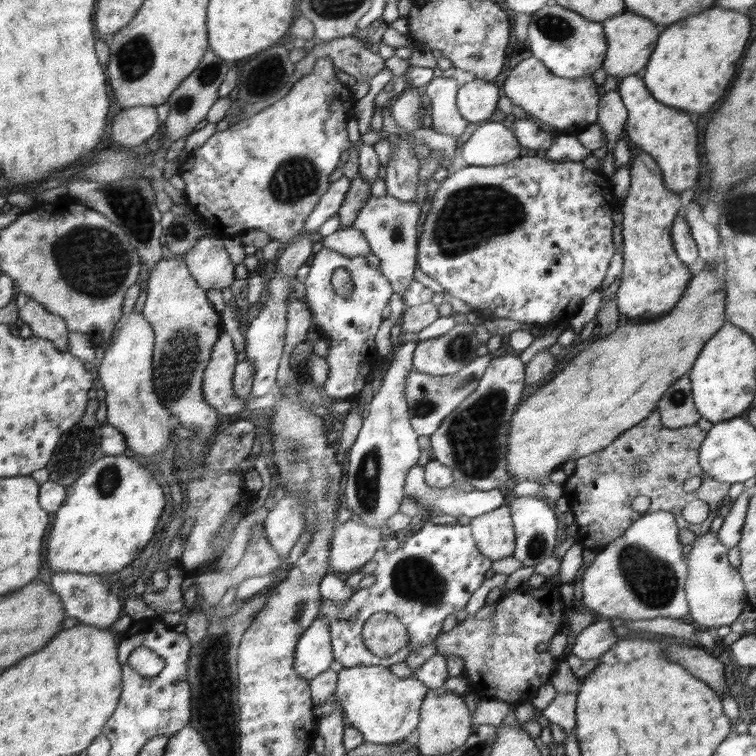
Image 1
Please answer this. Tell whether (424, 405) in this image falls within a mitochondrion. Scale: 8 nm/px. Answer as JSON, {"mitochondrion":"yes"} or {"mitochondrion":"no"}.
{"mitochondrion":"yes"}

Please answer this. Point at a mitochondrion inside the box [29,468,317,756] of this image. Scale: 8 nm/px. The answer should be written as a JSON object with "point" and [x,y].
{"point":[214,712]}

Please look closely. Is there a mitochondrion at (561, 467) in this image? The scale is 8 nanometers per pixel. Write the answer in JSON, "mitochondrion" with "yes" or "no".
{"mitochondrion":"no"}

